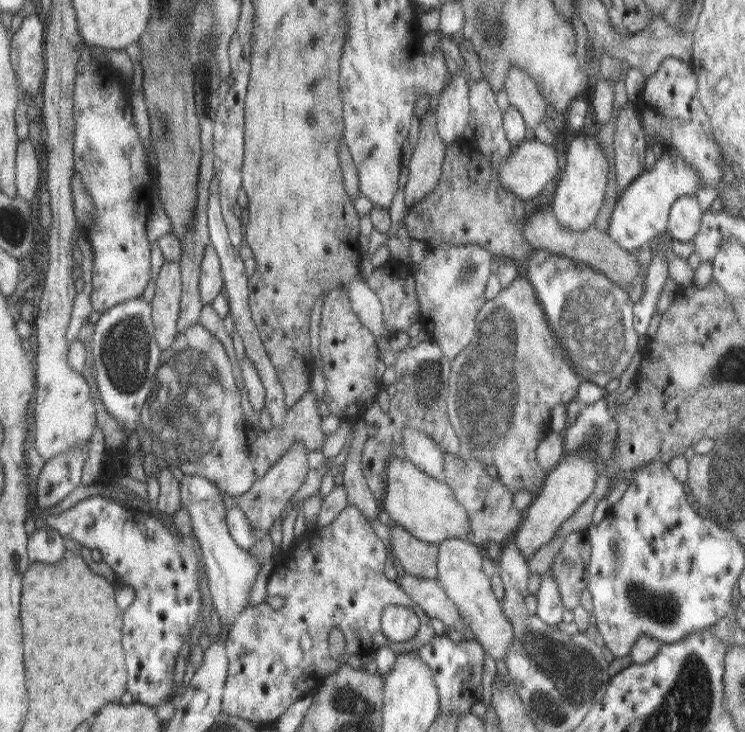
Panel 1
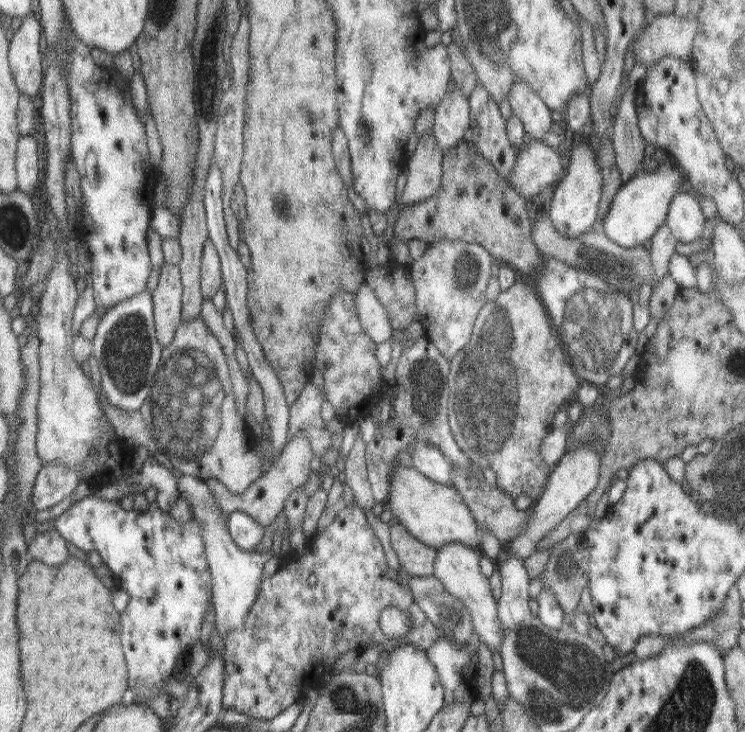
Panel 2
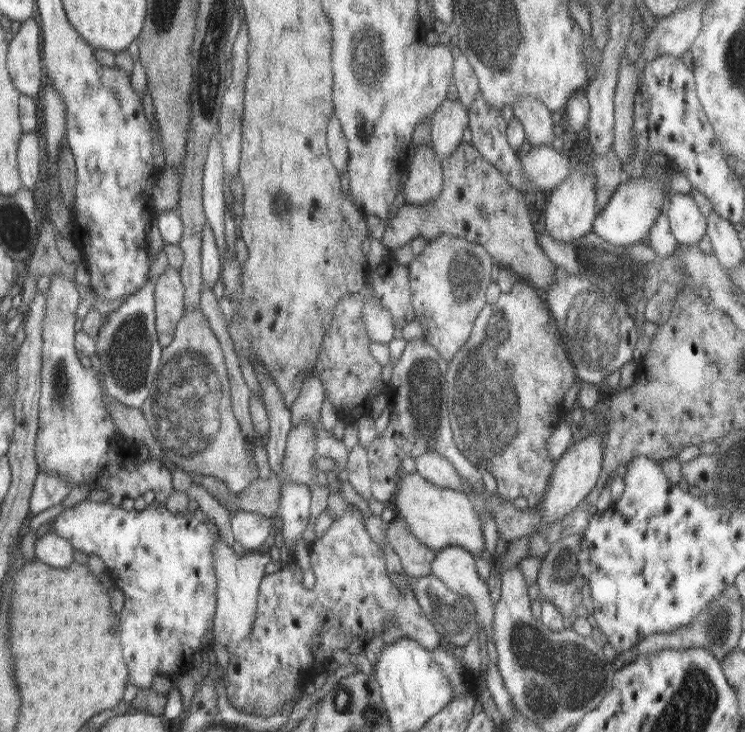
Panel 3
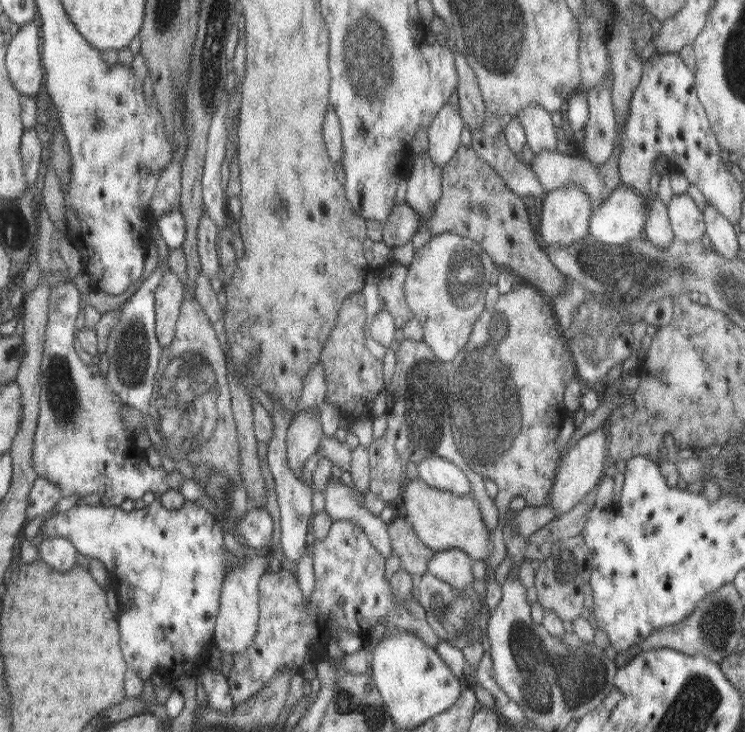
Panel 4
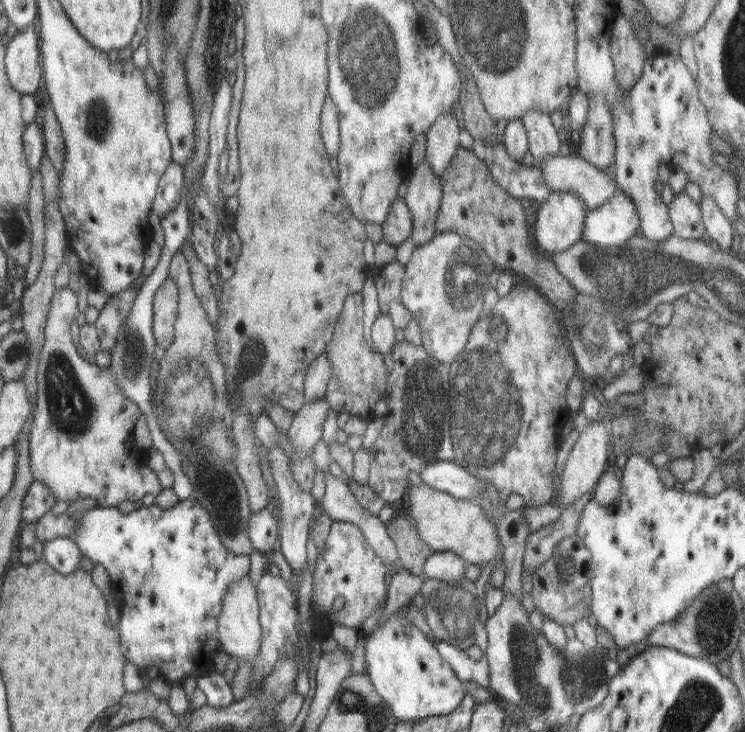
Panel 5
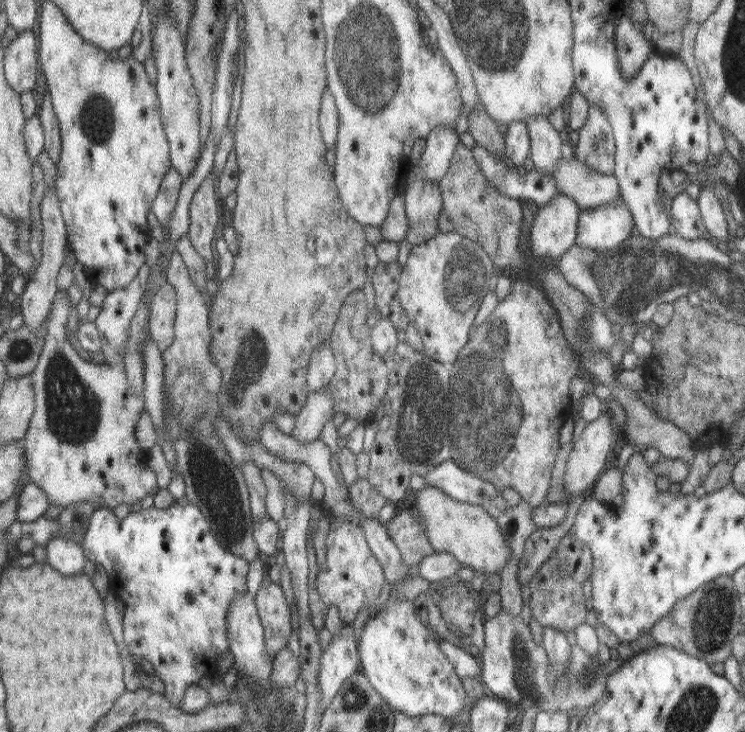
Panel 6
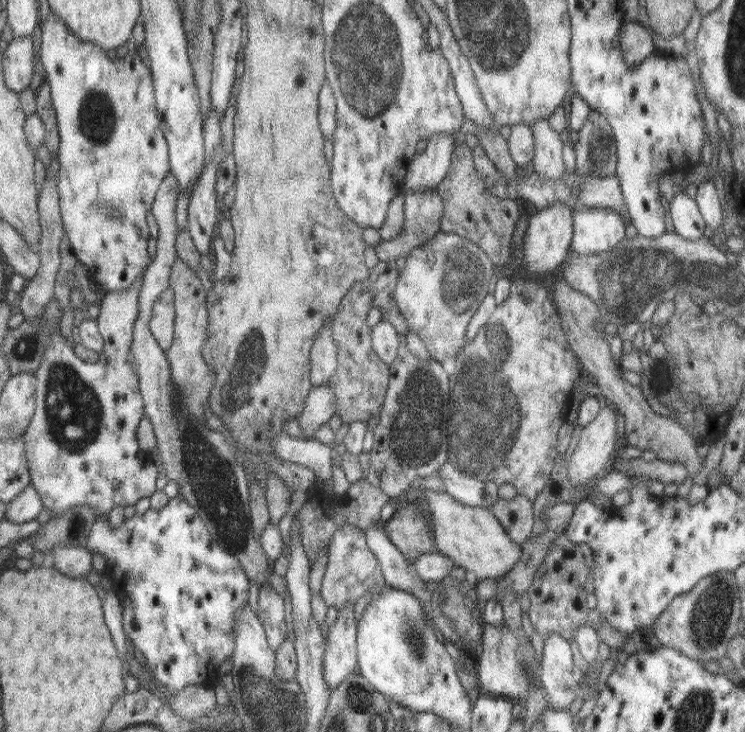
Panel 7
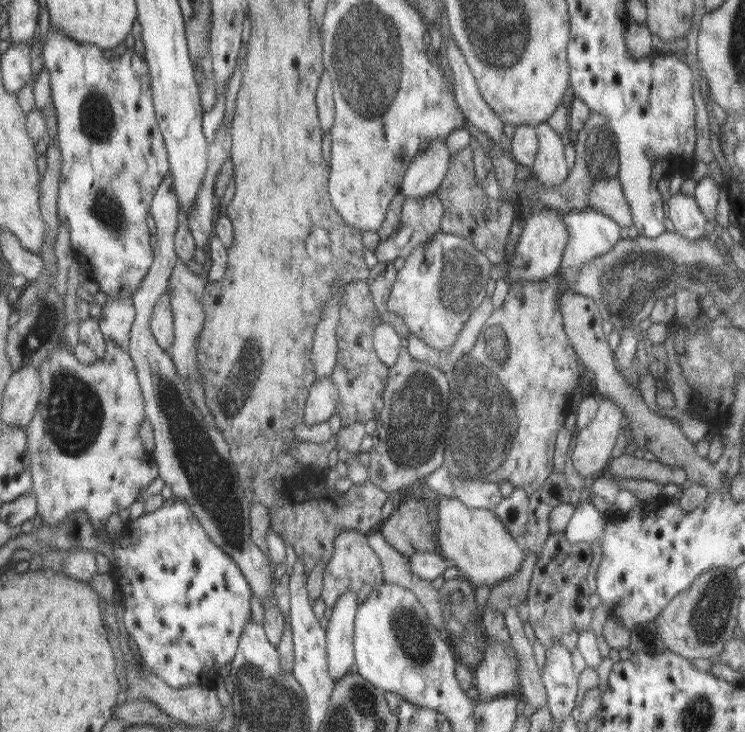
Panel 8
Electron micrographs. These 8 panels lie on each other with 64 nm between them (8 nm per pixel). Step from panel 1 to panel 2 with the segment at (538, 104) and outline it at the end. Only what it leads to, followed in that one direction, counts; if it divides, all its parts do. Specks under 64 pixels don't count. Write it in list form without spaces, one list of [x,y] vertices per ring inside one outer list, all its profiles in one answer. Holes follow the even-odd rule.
[[[525,80],[515,82],[515,86],[509,90],[507,100],[511,104],[511,112],[517,114],[517,118],[525,124],[531,140],[543,142],[543,134],[549,132],[551,126],[551,108],[533,90],[529,90]]]

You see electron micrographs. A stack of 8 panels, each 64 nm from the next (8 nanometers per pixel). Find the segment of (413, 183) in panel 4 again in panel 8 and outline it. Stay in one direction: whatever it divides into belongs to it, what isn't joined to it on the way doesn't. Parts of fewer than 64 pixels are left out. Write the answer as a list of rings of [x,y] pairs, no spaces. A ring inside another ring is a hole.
[[[437,194],[423,196],[423,198],[405,198],[403,204],[403,226],[413,228],[411,244],[425,244],[431,236],[439,234],[441,218],[445,216],[445,206]]]

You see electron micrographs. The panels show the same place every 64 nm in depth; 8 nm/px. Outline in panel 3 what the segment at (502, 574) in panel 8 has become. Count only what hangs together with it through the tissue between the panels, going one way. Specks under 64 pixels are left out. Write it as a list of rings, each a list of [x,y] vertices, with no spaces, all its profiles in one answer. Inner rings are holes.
[[[399,470],[397,474],[397,492],[391,498],[393,510],[401,516],[405,524],[409,524],[409,532],[421,540],[421,544],[443,550],[449,546],[465,548],[465,552],[473,552],[477,558],[485,556],[485,538],[481,532],[481,516],[475,510],[469,496],[461,490],[441,488],[427,478],[423,478],[419,472],[409,474],[405,470]]]

